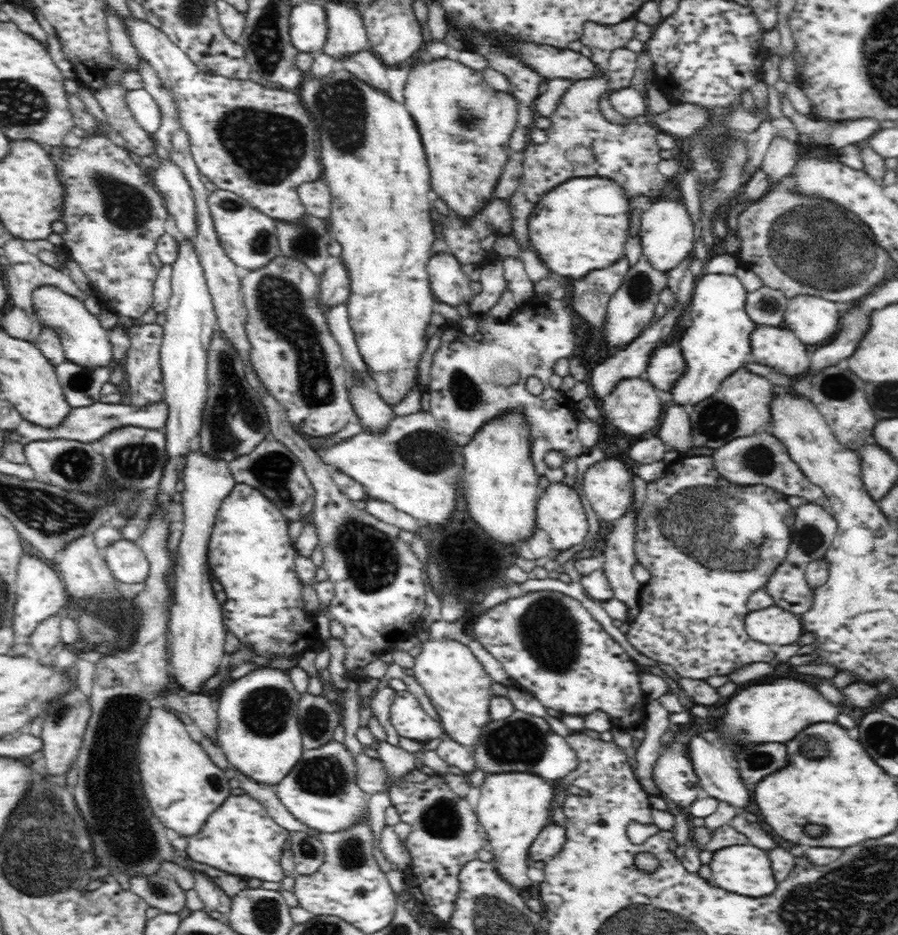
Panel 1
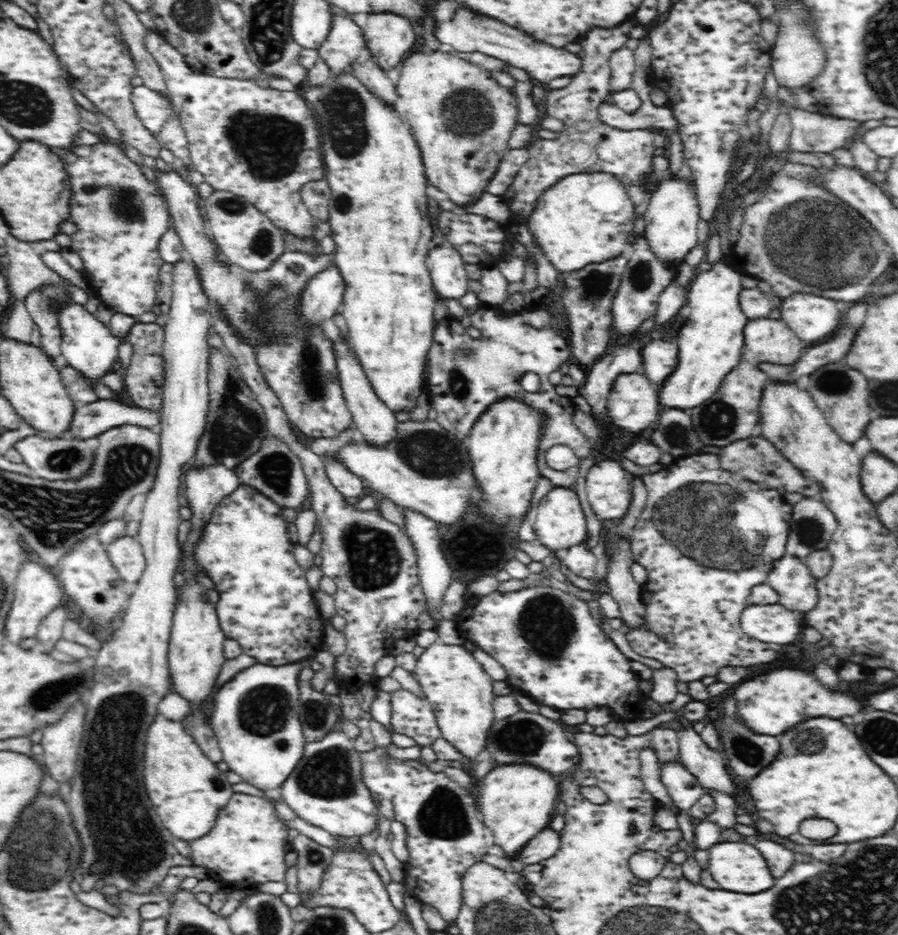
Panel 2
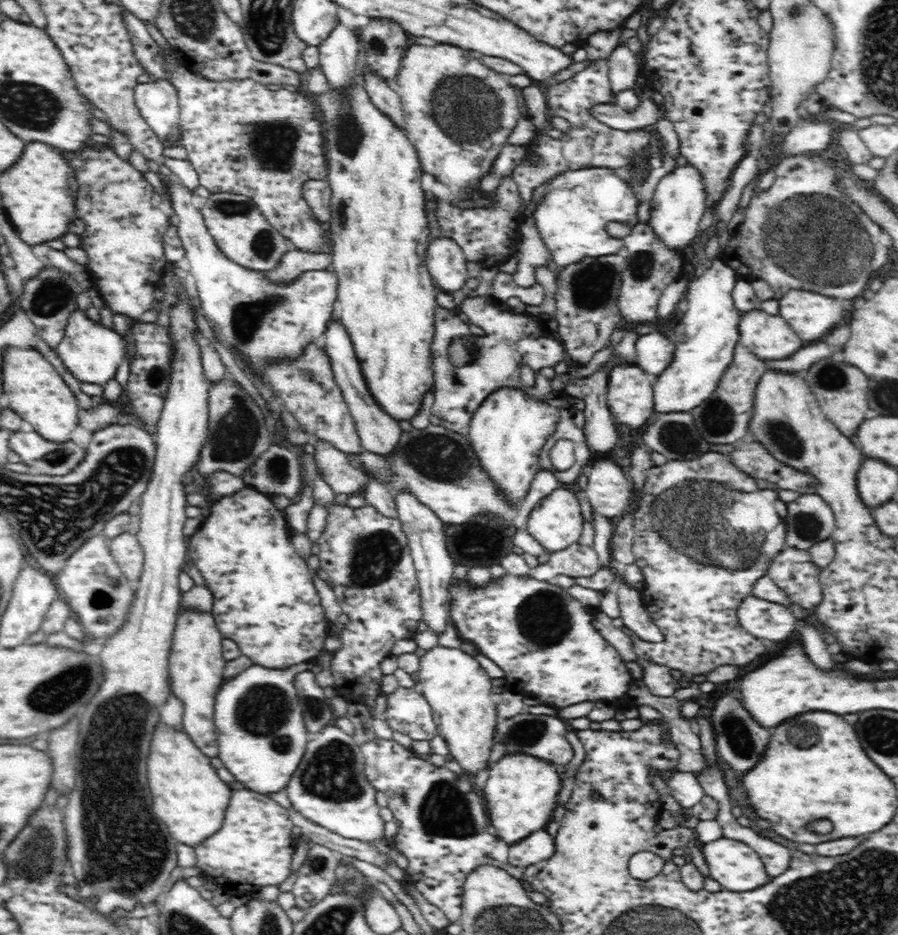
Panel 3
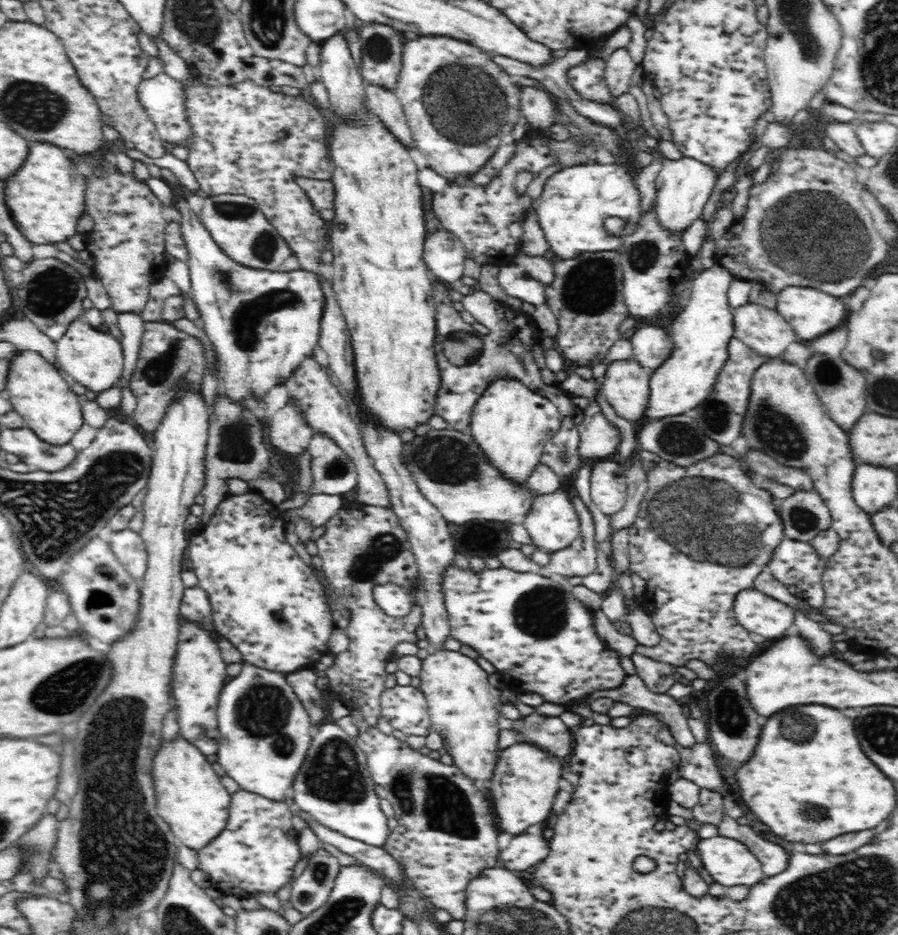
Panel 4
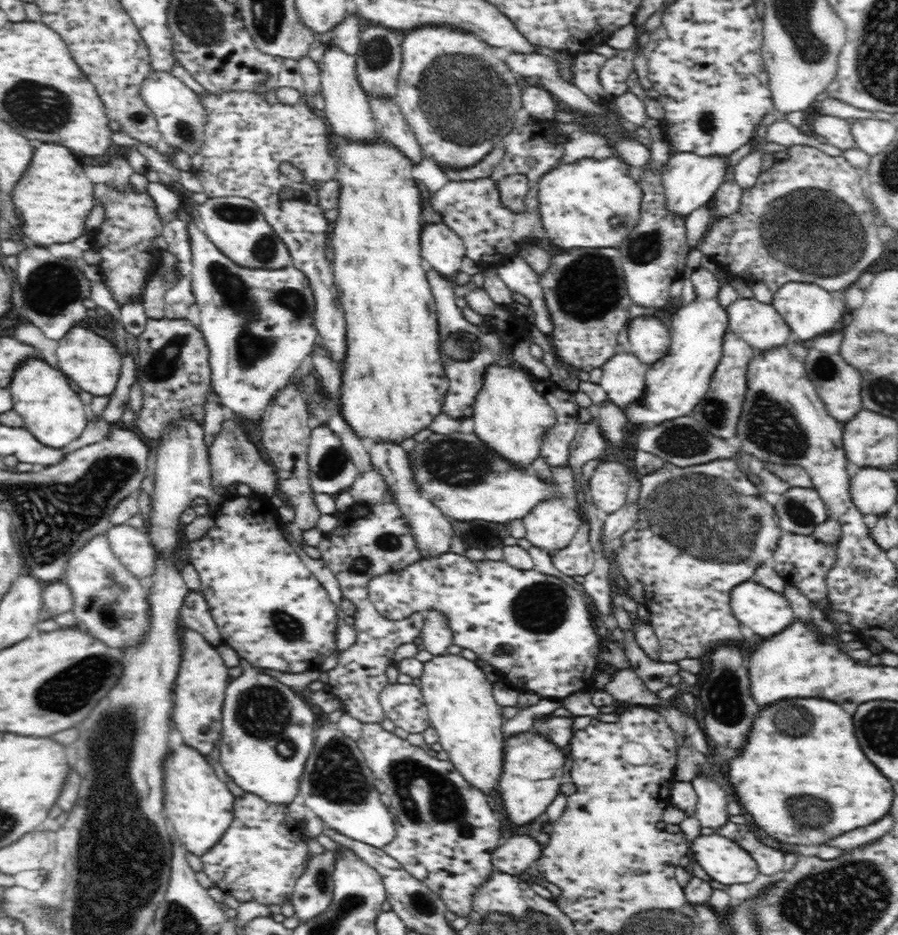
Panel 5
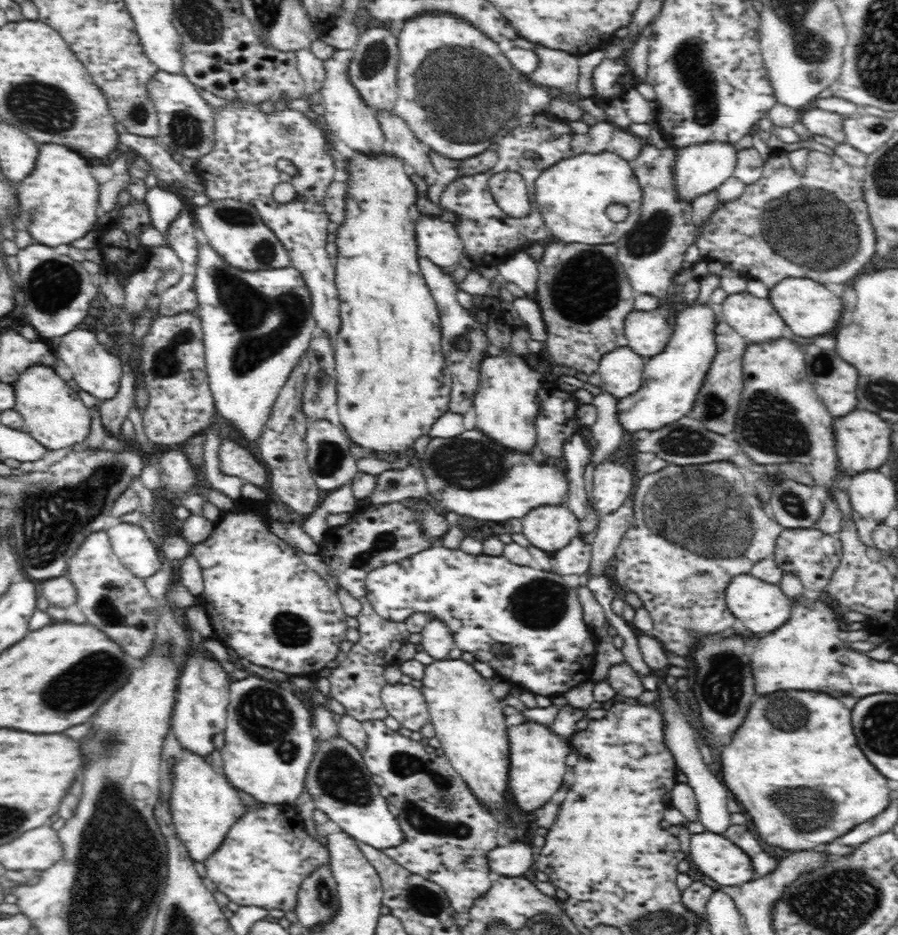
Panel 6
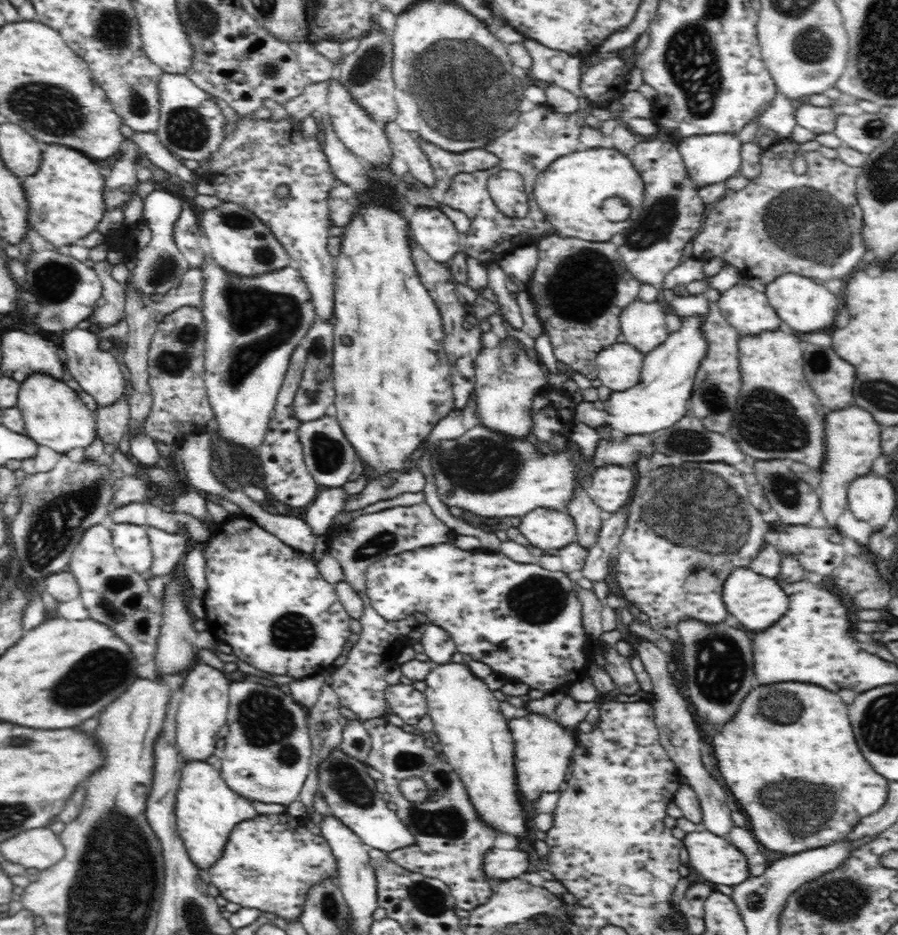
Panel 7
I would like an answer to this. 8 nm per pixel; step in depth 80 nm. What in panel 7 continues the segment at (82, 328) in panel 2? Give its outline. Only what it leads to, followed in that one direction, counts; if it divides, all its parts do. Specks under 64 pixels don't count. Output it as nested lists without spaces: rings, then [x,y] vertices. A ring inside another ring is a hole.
[[[96,328],[68,330],[57,338],[61,349],[68,356],[65,368],[68,369],[72,378],[80,384],[82,390],[93,396],[98,407],[115,405],[124,396],[124,377],[120,371],[121,362],[107,350],[106,346],[100,346],[105,342],[96,335]]]

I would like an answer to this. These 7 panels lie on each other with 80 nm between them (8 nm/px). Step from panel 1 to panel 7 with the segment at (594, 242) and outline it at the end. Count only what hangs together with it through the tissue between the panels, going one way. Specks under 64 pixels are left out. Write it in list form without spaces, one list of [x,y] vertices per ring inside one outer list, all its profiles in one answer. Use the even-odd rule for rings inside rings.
[[[601,145],[596,148],[584,147],[578,149],[570,152],[570,155],[562,156],[553,164],[550,164],[550,167],[545,172],[537,176],[534,183],[533,195],[556,234],[572,239],[588,240],[590,242],[606,242],[614,234],[623,232],[625,228],[632,226],[633,222],[638,218],[643,207],[645,184],[632,161],[628,159],[628,156],[615,148]],[[612,196],[623,198],[628,203],[628,206],[630,206],[631,214],[626,220],[612,222],[601,211],[602,202],[606,198],[612,198]]]

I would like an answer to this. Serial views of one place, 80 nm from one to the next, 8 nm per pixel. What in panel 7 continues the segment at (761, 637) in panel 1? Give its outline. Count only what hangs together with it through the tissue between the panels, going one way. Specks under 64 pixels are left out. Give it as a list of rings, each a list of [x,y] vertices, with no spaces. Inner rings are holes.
[[[741,567],[730,574],[722,589],[722,600],[728,613],[734,616],[748,616],[738,618],[738,622],[742,622],[750,630],[766,630],[772,627],[785,614],[789,603],[789,597],[776,580],[758,574],[749,567]]]

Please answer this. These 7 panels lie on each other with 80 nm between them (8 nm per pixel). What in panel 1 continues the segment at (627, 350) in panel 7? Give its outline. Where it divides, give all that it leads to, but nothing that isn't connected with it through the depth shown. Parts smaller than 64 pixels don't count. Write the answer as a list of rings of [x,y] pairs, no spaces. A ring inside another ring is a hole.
[[[636,376],[620,380],[599,407],[618,430],[640,436],[659,423],[666,405],[648,379]]]

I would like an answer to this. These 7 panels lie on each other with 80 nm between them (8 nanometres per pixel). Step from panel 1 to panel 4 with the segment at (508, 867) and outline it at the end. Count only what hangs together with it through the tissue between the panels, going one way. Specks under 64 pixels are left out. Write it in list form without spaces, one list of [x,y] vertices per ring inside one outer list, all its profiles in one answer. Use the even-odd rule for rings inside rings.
[[[519,740],[501,749],[494,769],[492,798],[498,816],[500,830],[510,834],[522,834],[528,826],[538,824],[550,816],[553,802],[559,794],[558,780],[563,777],[560,758],[548,754],[532,742]]]

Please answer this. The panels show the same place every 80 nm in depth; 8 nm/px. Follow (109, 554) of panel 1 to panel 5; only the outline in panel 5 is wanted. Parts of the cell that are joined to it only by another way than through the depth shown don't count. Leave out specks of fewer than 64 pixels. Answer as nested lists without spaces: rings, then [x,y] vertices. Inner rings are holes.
[[[128,524],[109,528],[107,534],[110,548],[120,559],[120,563],[135,577],[142,581],[154,573],[155,554],[150,547],[144,530]]]

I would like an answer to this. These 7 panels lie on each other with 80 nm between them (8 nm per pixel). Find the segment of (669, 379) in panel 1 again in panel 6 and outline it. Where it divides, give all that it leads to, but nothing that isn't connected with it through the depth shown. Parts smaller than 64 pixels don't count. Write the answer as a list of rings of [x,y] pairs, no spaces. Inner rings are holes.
[[[657,308],[647,311],[632,309],[625,317],[623,334],[628,340],[628,347],[644,358],[649,358],[657,355],[658,352],[662,352],[666,344],[668,344],[672,333],[673,328],[670,327],[666,318],[662,316]]]

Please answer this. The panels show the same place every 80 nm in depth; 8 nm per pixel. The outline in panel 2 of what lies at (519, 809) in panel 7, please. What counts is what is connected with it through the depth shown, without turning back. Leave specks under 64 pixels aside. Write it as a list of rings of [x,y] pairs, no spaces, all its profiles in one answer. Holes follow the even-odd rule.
[[[441,642],[432,644],[424,650],[424,654],[417,659],[414,676],[418,681],[425,699],[430,703],[436,724],[440,729],[441,737],[457,750],[458,758],[464,757],[468,763],[476,764],[484,756],[488,731],[495,721],[493,702],[495,695],[492,693],[493,678],[483,669],[479,663],[480,655],[474,655],[463,646],[448,646]]]

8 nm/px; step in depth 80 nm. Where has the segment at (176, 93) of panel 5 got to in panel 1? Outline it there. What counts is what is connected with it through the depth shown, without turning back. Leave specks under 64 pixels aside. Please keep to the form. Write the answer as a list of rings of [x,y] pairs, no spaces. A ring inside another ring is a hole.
[[[146,88],[130,90],[126,94],[126,102],[140,126],[146,132],[155,133],[161,125],[162,113],[158,103],[154,101],[154,98],[146,91]]]

